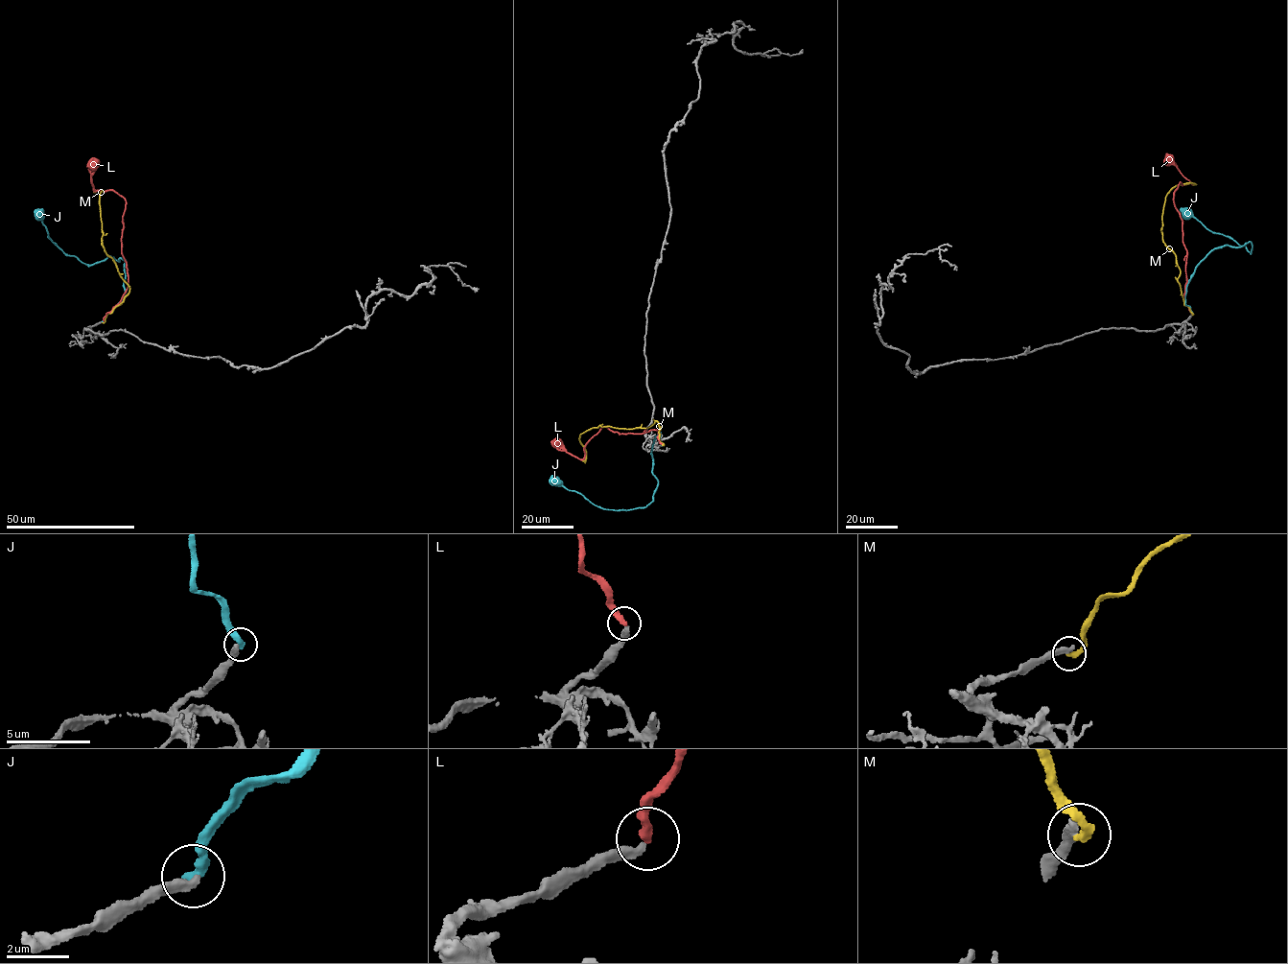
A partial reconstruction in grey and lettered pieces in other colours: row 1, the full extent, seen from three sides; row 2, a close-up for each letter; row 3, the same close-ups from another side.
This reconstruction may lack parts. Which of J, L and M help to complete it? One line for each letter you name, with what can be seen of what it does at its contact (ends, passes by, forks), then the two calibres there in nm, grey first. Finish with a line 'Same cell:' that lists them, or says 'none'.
L: It ends there. Thickness 280 nm (grey) against 320 nm
Same cell: L

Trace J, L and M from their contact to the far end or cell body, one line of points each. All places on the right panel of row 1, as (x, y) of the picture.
J: (1192, 313), (1185, 305), (1185, 289), (1199, 263), (1217, 247), (1252, 246), (1247, 251), (1180, 209)
L: (1191, 313), (1183, 296), (1186, 253), (1182, 219), (1174, 202), (1174, 193), (1180, 182), (1191, 183), (1165, 153)
M: (1192, 315), (1184, 305), (1176, 257), (1165, 244), (1161, 227), (1167, 193), (1175, 186), (1193, 185)

